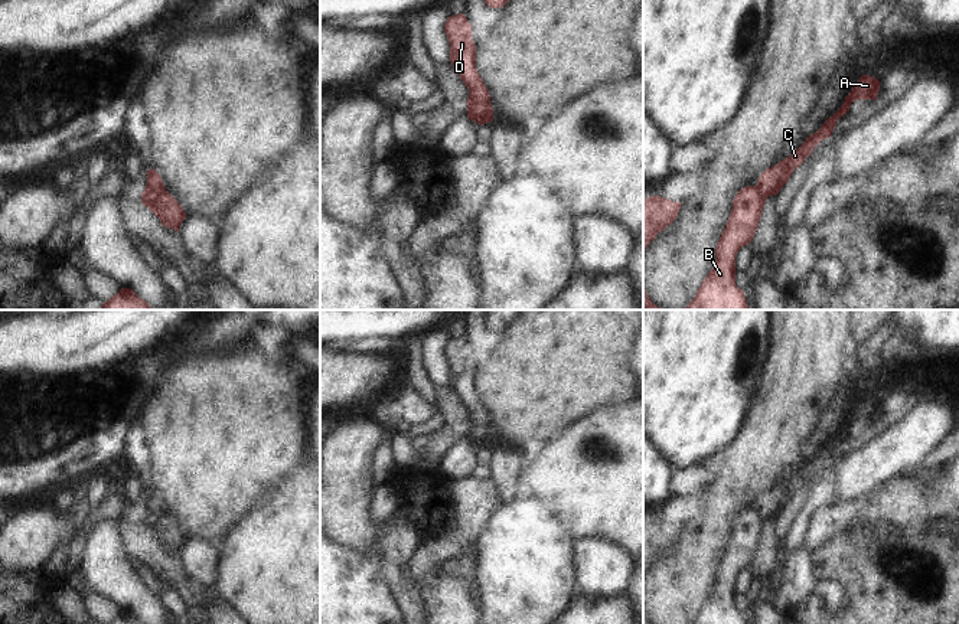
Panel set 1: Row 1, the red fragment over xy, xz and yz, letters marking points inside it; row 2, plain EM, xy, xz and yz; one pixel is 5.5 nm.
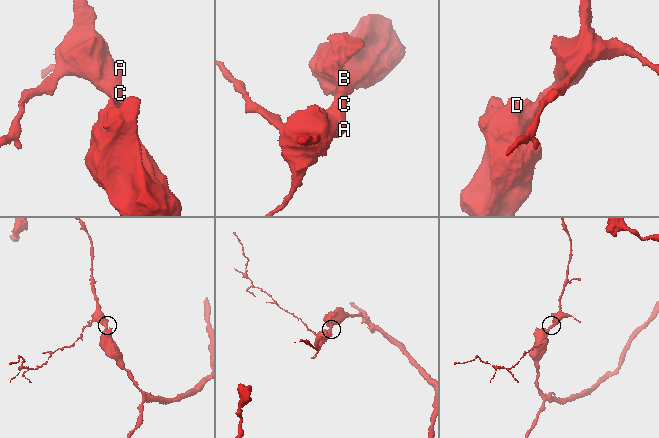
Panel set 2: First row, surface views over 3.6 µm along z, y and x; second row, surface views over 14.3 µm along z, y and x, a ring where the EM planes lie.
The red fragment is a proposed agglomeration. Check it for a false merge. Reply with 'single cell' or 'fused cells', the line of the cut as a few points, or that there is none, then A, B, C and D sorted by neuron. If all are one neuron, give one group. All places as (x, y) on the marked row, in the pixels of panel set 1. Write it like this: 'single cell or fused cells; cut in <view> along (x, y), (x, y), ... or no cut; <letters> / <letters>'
fused cells; cut in xz along (491, 104), (467, 105); A C / B D

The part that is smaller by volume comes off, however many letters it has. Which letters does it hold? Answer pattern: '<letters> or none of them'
A, C

